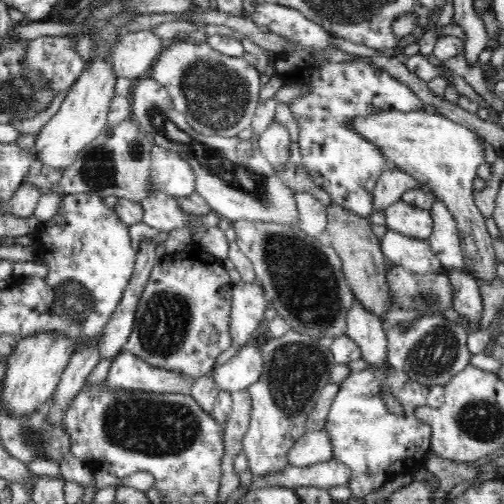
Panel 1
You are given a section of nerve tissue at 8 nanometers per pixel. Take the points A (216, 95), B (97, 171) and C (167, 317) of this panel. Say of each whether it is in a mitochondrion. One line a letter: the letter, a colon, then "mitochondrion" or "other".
A: mitochondrion
B: mitochondrion
C: mitochondrion

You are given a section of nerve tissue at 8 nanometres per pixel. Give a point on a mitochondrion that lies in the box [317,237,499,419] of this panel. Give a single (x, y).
(433, 352)

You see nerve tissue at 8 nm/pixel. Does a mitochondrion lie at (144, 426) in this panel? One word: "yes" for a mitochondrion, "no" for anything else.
yes

